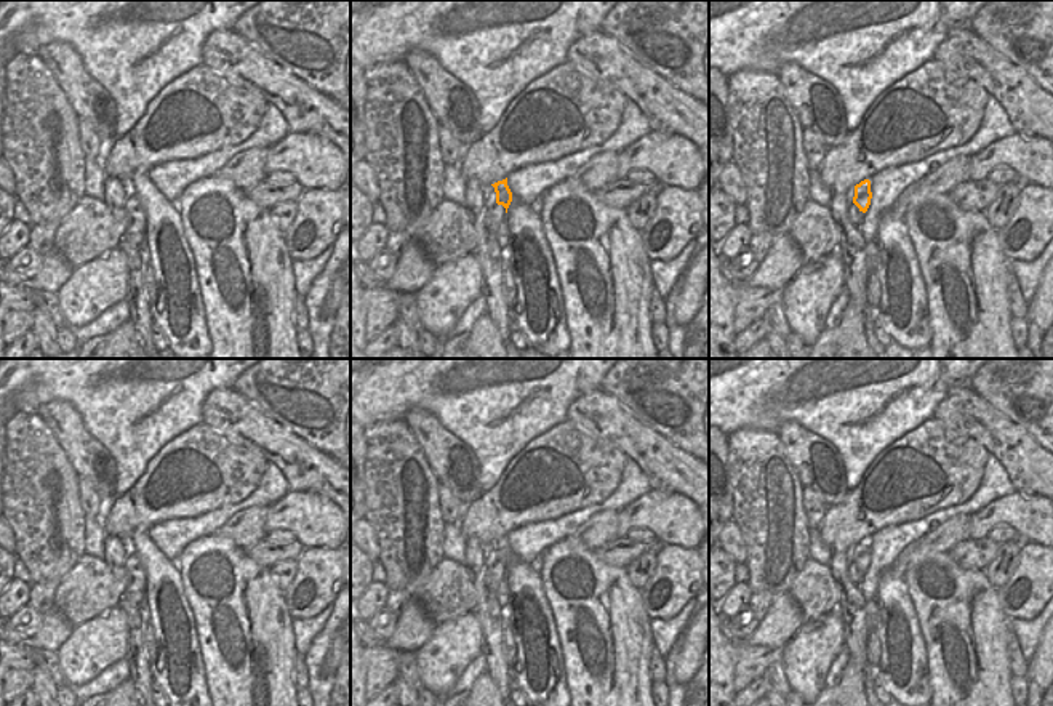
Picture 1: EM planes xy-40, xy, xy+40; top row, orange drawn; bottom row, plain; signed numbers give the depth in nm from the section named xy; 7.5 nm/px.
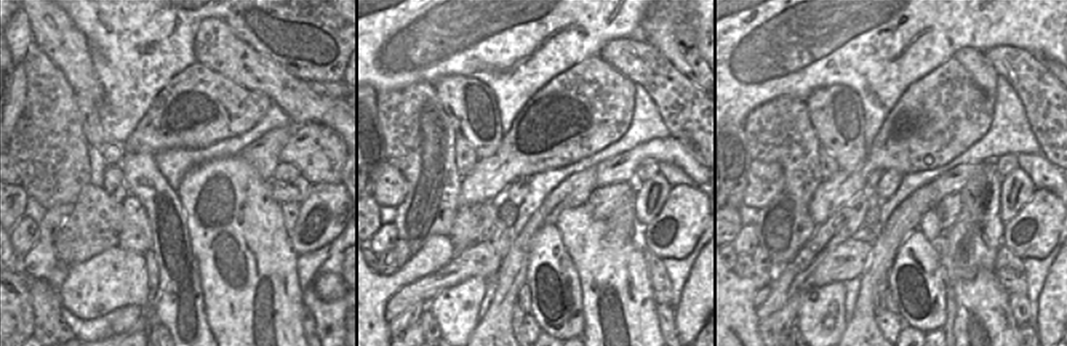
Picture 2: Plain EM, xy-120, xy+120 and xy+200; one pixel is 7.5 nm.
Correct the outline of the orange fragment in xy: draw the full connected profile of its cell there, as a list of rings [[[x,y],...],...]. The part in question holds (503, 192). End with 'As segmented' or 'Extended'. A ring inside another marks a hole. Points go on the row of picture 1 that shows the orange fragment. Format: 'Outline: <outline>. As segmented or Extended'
Outline: [[[507,178],[491,186],[493,189],[486,199],[486,210],[483,213],[483,224],[490,232],[496,234],[512,202],[512,192],[507,186]]]. Extended

